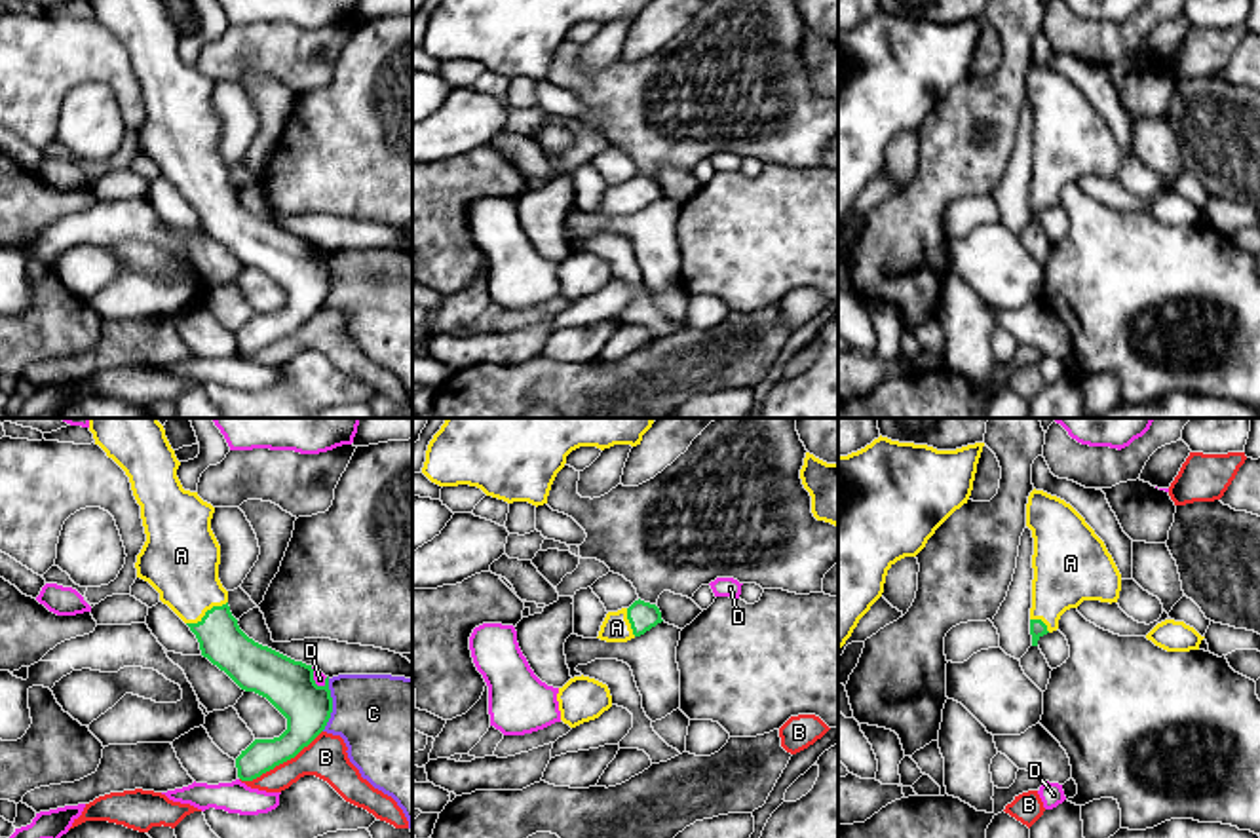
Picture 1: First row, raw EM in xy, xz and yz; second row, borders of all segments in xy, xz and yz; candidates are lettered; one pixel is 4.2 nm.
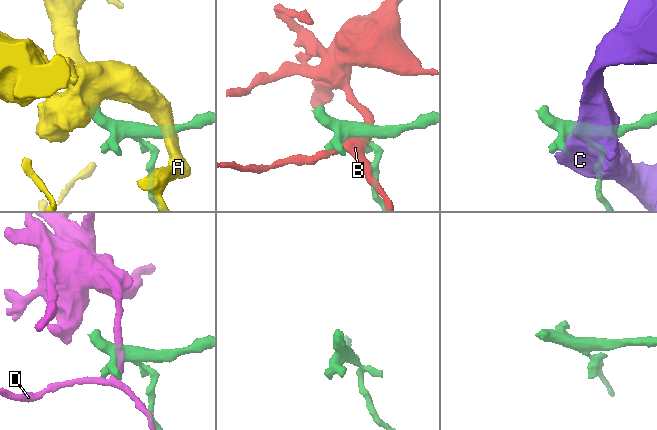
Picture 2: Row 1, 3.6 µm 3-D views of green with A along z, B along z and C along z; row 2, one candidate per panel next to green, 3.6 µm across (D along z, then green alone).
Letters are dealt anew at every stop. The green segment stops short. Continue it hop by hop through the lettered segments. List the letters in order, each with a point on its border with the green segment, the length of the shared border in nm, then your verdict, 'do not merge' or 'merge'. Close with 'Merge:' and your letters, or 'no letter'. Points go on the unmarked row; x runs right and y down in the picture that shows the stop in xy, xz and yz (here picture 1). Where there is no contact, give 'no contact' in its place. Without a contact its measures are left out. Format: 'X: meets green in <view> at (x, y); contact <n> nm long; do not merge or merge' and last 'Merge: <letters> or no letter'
A: meets green in xy at (206, 187); contact 200 nm long; merge
B: meets green in xy at (280, 337); contact 400 nm long; do not merge
C: meets green in xy at (331, 280); contact 220 nm long; do not merge
D: meets green in xy at (312, 253); contact 110 nm long; do not merge
Merge: A

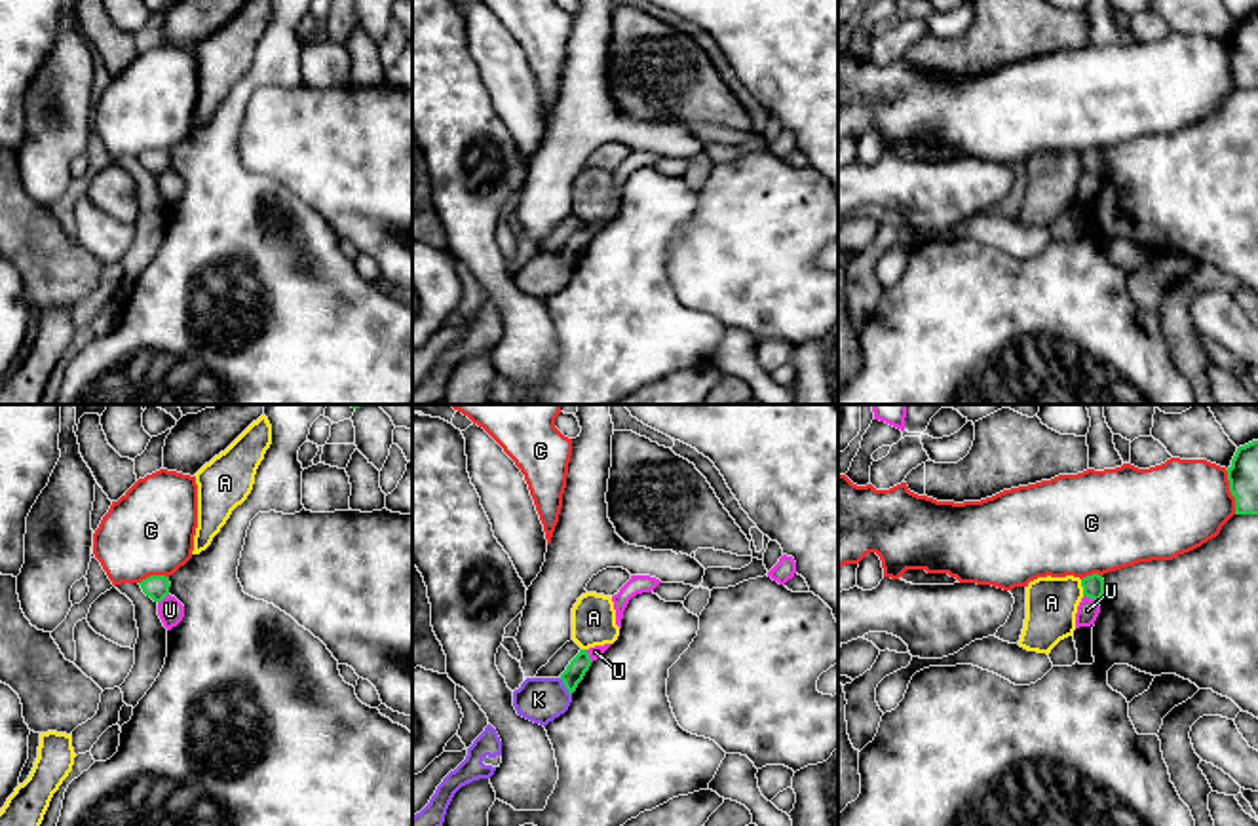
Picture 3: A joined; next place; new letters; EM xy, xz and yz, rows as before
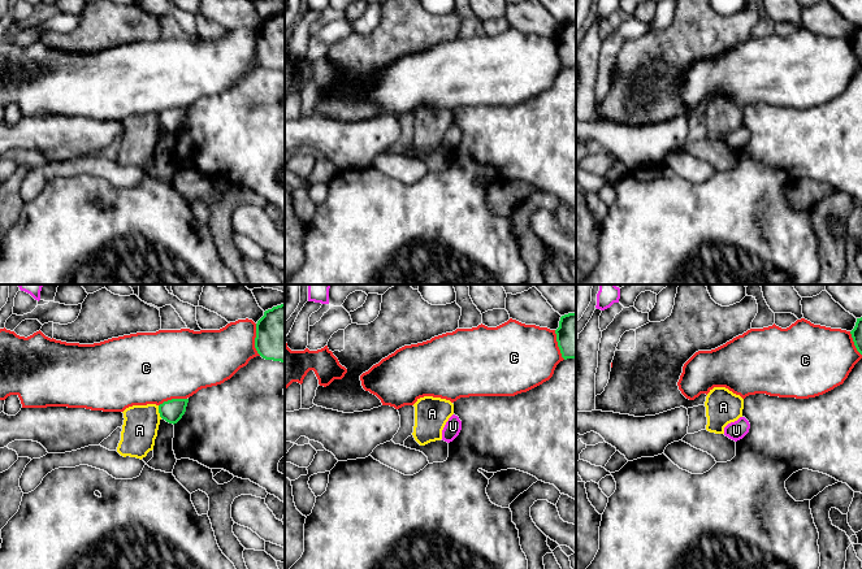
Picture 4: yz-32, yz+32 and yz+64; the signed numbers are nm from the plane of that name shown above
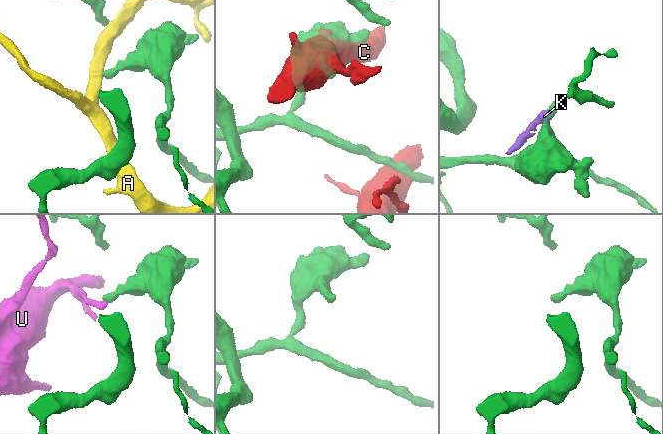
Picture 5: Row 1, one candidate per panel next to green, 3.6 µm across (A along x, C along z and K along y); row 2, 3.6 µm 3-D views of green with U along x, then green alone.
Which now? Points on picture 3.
A: meets green in yz at (1082, 160); contact 70 nm long; do not merge
C: meets green in yz at (1230, 65); contact 200 nm long; do not merge
K: meets green in xz at (565, 261); contact 90 nm long; do not merge
U: meets green in yz at (1091, 173); contact 70 nm long; do not merge
Merge: no letter

